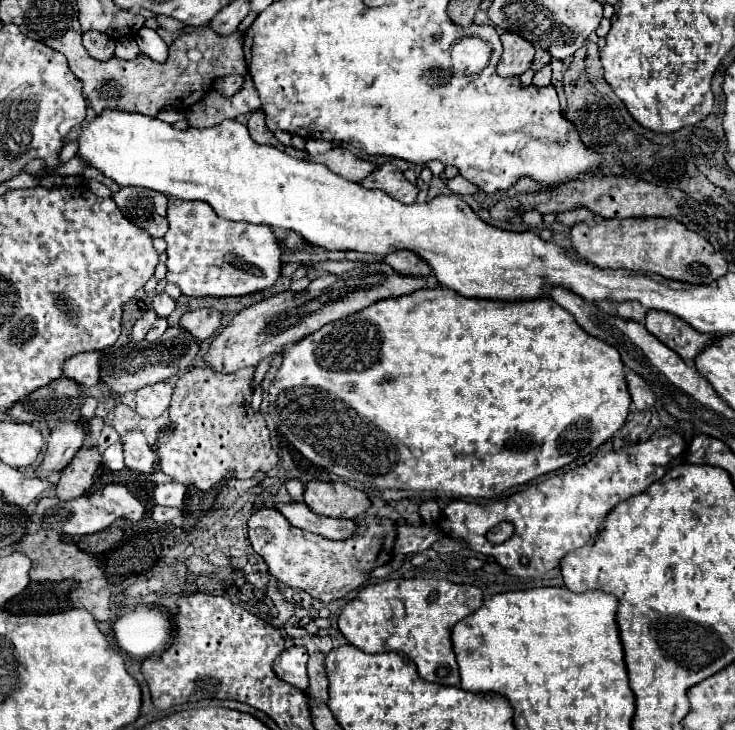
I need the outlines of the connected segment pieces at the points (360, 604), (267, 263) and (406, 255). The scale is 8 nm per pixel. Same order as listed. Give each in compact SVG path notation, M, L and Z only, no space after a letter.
M402 578L382 580L360 590L358 598L348 602L338 618L344 638L356 648L378 654L402 650L418 666L418 674L436 684L456 686L460 682L458 664L452 650L452 628L462 618L474 614L482 606L482 590L470 584L454 584L444 578Z
M168 198L168 222L170 230L166 232L164 240L168 244L168 274L166 280L180 286L182 294L186 296L244 296L252 294L256 290L270 288L278 276L280 276L280 246L278 238L272 234L268 226L258 224L246 224L246 222L234 222L234 220L222 220L210 204L202 202L186 202Z
M398 250L394 254L388 254L382 260L400 274L414 274L414 276L430 276L432 274L432 268L428 266L428 262L418 258L418 254L414 254L410 250Z

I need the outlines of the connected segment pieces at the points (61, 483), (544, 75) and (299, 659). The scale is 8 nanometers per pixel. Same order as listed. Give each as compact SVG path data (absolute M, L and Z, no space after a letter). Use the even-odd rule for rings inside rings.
M80 448L68 468L60 472L56 484L56 496L60 500L70 500L86 494L94 484L94 472L100 464L100 454L96 450Z
M547 64L534 74L532 84L536 86L547 86L551 83L551 77L551 66L550 64Z
M294 646L290 650L284 650L278 656L278 660L274 662L274 672L282 680L286 680L286 682L290 682L306 692L306 688L308 688L306 662L308 662L308 652L300 646Z

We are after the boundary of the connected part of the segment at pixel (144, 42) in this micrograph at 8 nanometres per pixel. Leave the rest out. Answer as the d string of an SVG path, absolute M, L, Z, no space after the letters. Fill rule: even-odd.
M140 28L140 32L136 34L136 42L140 46L140 52L150 56L152 60L166 60L168 56L168 46L164 44L164 40L156 34L156 30L150 28Z

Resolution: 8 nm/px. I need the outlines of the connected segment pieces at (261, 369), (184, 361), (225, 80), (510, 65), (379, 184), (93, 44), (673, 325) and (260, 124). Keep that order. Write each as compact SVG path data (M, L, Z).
M273 354L272 356L265 358L264 360L262 360L262 362L260 362L257 366L256 366L256 370L253 376L253 379L251 381L251 385L252 387L255 389L258 385L260 385L260 383L262 382L262 380L264 379L267 371L269 370L269 368L271 367L274 359L277 356L282 356L282 354Z
M170 326L162 336L160 342L154 346L154 342L128 342L122 346L112 346L104 352L102 356L102 372L100 372L100 380L104 384L108 384L114 392L134 392L138 388L142 388L144 384L154 384L154 382L162 382L168 380L176 374L182 374L186 370L192 368L192 362L196 358L200 350L198 340L194 340L194 336L190 336L190 332L186 332L182 326Z
M226 76L217 79L213 88L220 92L223 96L232 96L236 90L240 90L242 86L242 76Z
M502 32L500 40L504 46L504 54L498 62L498 74L504 78L524 74L534 60L534 46L516 32Z
M390 162L378 166L370 176L366 176L366 180L362 180L358 184L362 184L364 188L388 192L392 198L400 200L402 204L412 204L418 196L418 188L414 184L410 184L404 178L404 174Z
M84 32L82 44L88 50L88 54L96 60L110 60L114 56L114 40L110 36L100 32Z
M648 312L646 314L646 330L654 334L660 342L672 348L684 362L696 358L696 354L710 344L716 336L706 336L684 324L678 316L670 316L666 312Z
M264 112L260 114L252 114L250 122L248 122L248 130L250 130L250 136L258 142L258 144L270 144L270 146L276 146L280 150L284 150L284 144L276 140L276 136L266 128L264 124Z

